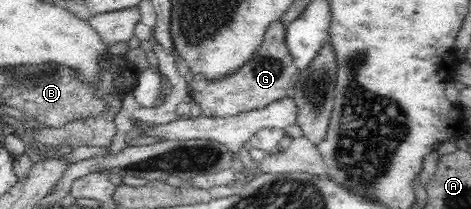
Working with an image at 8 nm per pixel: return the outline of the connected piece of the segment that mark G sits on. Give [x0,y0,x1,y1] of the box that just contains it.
[189,20,297,116]

